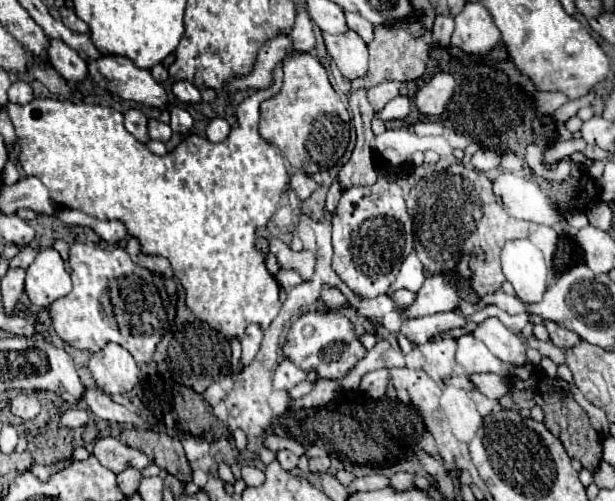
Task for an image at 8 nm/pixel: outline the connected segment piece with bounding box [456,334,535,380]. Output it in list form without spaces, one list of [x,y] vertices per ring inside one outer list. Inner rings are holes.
[[[464,334],[456,338],[456,360],[464,366],[468,374],[496,373],[501,376],[516,376],[526,380],[534,372],[535,367],[525,362],[522,365],[506,364],[498,360],[480,340],[476,340],[472,334]]]

